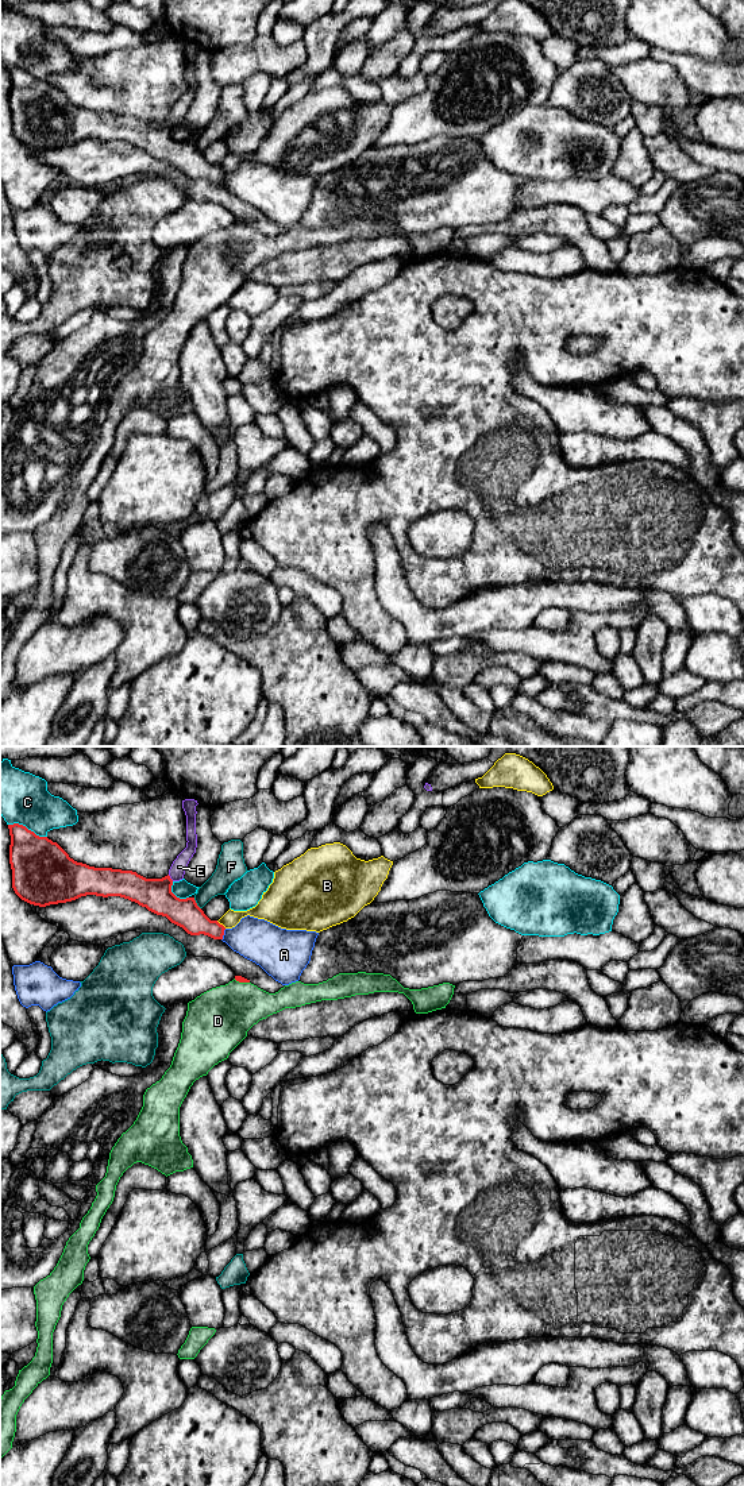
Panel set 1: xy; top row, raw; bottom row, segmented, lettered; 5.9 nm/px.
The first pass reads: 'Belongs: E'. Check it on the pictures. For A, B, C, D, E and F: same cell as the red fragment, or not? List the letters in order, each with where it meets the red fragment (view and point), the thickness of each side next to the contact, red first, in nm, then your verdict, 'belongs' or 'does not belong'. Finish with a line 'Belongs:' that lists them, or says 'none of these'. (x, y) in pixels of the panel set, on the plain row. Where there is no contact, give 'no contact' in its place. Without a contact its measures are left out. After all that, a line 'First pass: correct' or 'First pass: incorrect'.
A: xy (223, 178) | 170/260 nm | does not belong
B: xy (222, 169) | 170/100 nm | does not belong
C: xy (26, 72) | 340/300 nm | does not belong
D: xy (242, 226) | 40/360 nm | does not belong
E: xy (169, 122) | 190/90 nm | belongs
F: xy (196, 147) | 190/140 nm | does not belong
Belongs: E
First pass: correct

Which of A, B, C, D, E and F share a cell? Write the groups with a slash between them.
A / B / C / D / E / F

